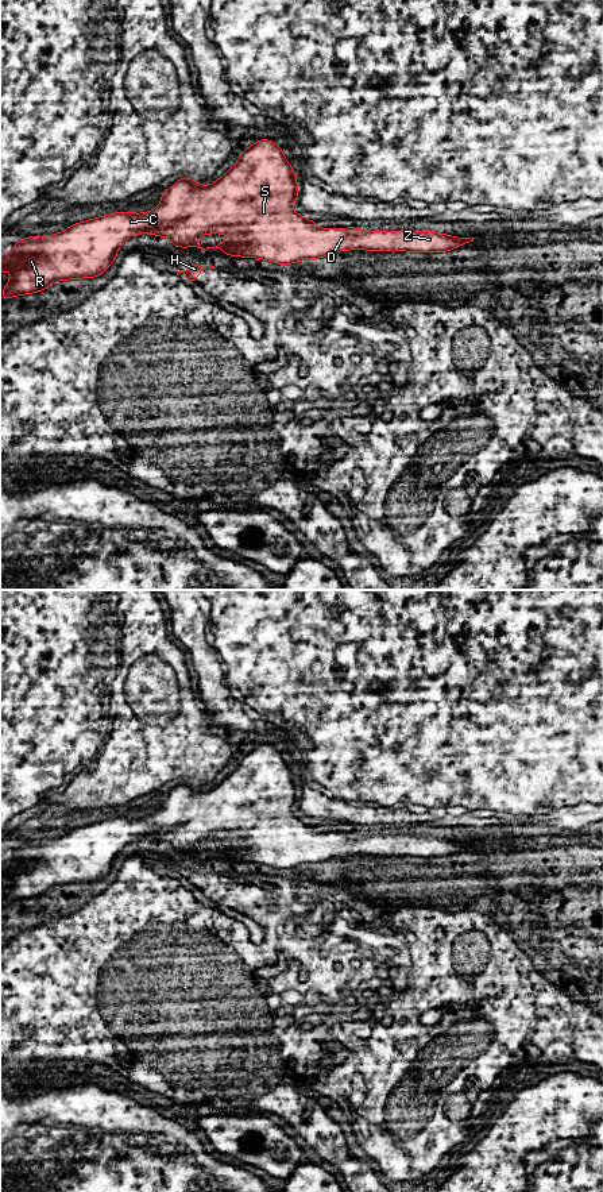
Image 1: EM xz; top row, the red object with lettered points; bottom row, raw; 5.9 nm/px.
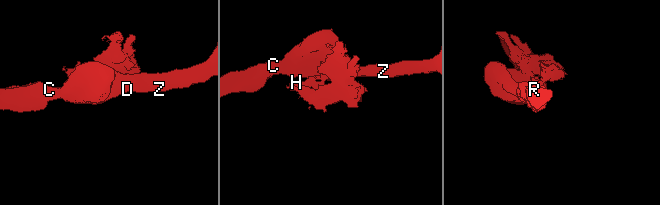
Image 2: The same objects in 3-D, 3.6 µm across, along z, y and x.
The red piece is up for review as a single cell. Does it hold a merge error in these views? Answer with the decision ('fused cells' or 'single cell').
fused cells

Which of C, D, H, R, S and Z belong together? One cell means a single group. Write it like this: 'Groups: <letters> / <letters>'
Groups: C D R S Z / H

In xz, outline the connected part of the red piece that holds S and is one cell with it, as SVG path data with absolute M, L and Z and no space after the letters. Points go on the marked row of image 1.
M262 139L240 153L236 165L224 175L208 186L182 177L170 189L163 192L159 205L144 213L116 212L107 216L71 224L67 229L49 236L27 236L13 244L8 254L0 255L0 274L4 270L11 273L7 286L1 290L1 301L15 296L31 294L50 288L57 281L94 278L116 261L116 254L121 244L131 236L151 234L169 238L174 247L202 248L197 239L209 234L227 234L231 238L221 242L216 248L224 251L223 255L259 258L279 265L290 265L299 261L322 258L337 251L368 250L368 251L414 251L414 252L447 252L452 248L473 242L475 238L455 238L434 231L367 231L355 227L349 228L317 228L317 220L306 220L293 211L293 204L298 198L298 185L294 169L283 157L282 147L270 139Z

